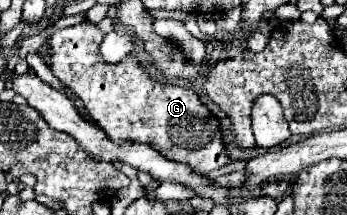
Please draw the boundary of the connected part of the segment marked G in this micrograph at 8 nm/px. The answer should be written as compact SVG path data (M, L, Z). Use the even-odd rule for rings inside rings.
M90 22L62 28L48 38L50 52L42 58L52 74L74 90L92 120L96 120L114 142L122 144L128 140L148 144L156 152L162 152L162 156L198 168L198 172L204 174L230 162L220 120L200 102L200 96L192 88L150 80L134 56L126 56L116 64L106 64L98 54L102 38L104 32Z

